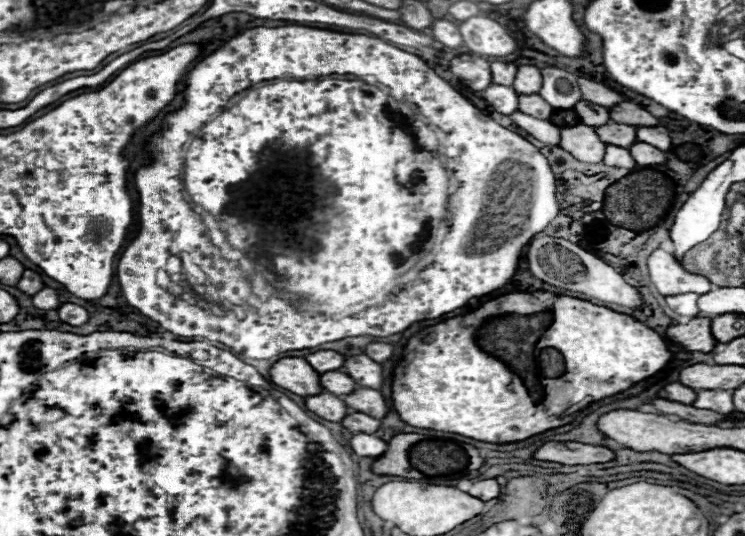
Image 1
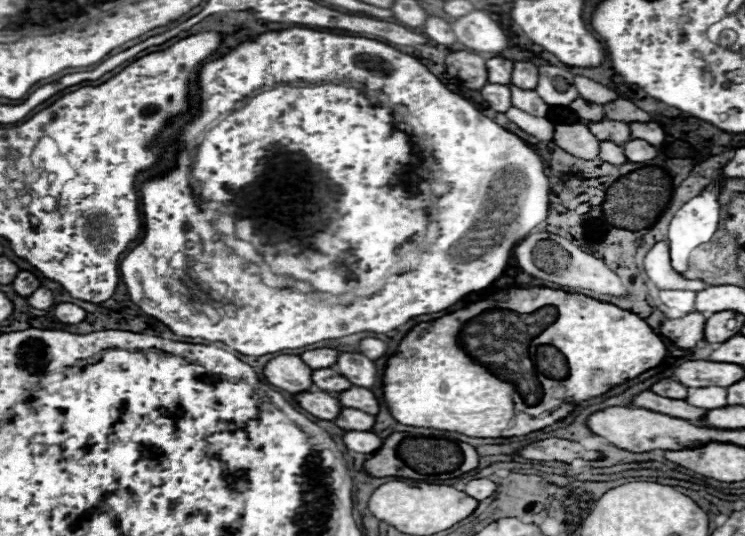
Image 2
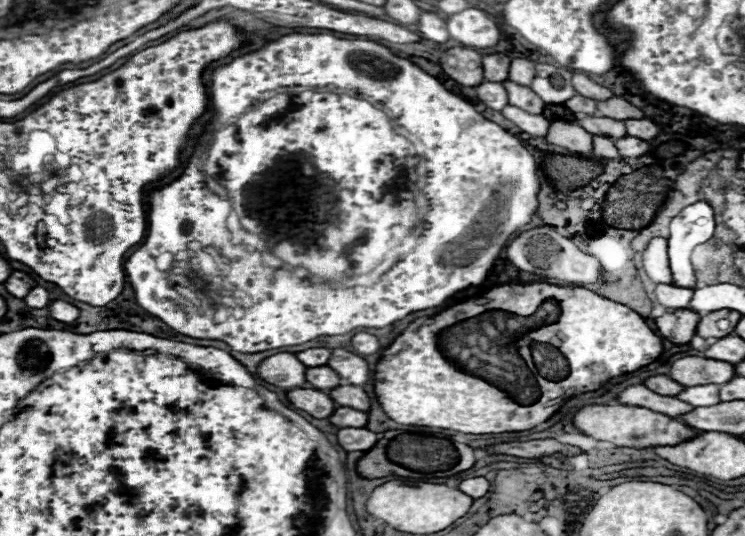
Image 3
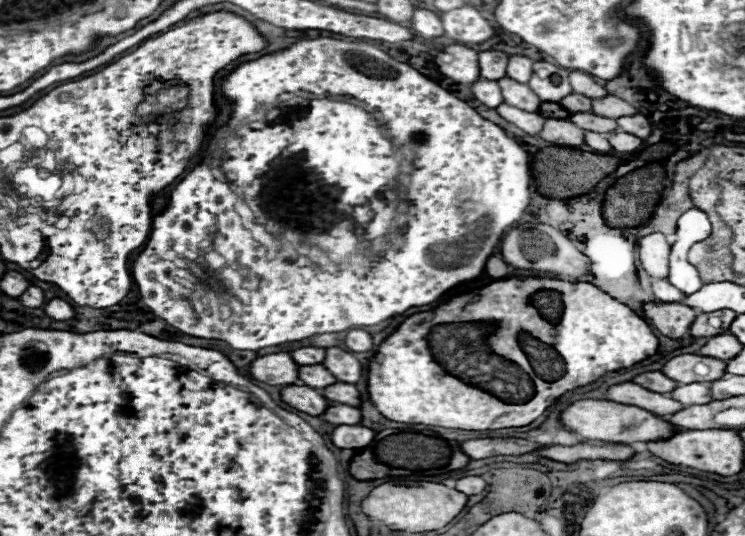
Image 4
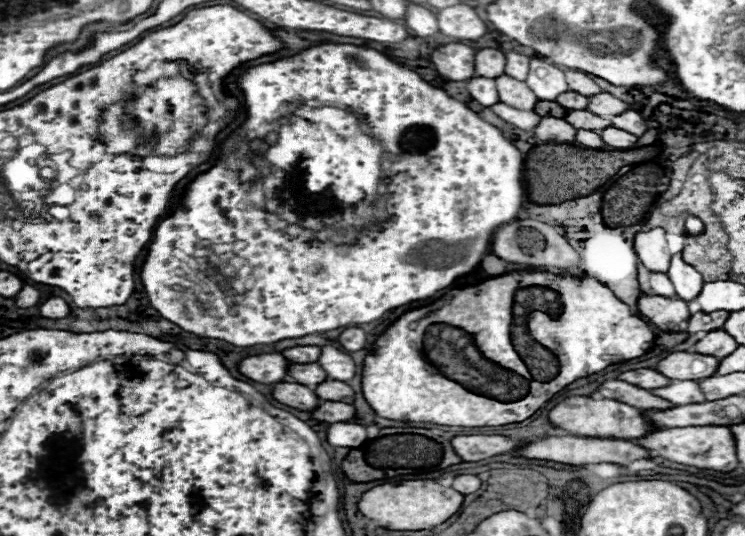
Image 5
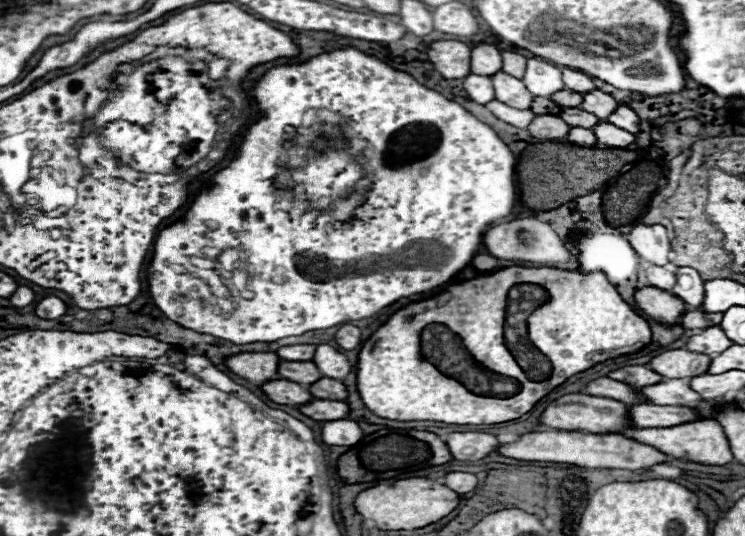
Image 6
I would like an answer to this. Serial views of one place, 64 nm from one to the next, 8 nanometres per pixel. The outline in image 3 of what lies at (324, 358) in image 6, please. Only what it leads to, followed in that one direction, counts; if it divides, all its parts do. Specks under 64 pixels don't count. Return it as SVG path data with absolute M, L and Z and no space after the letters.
M336 348L332 350L332 358L328 360L328 366L348 384L354 386L364 386L370 378L370 368L368 362L360 354L352 354L348 350Z

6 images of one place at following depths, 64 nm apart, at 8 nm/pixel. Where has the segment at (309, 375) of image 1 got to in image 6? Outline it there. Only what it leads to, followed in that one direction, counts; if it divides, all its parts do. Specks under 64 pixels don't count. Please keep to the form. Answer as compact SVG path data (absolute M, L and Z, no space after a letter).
M244 352L244 354L228 358L226 364L234 374L238 374L254 384L264 384L268 380L280 378L278 362L280 362L280 356L274 352L260 352L260 354Z

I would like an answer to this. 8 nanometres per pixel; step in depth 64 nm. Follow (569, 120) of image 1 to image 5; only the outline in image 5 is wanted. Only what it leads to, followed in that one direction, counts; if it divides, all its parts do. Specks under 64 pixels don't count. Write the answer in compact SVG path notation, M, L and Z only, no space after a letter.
M538 100L534 112L540 114L540 116L556 116L556 118L564 118L568 114L560 104L548 102L548 100Z

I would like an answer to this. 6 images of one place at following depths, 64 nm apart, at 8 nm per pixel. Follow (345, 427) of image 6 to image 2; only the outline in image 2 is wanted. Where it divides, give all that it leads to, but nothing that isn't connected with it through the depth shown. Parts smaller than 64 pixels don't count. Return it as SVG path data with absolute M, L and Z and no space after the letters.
M346 432L344 444L352 452L360 454L372 454L382 446L382 438L378 438L374 432Z

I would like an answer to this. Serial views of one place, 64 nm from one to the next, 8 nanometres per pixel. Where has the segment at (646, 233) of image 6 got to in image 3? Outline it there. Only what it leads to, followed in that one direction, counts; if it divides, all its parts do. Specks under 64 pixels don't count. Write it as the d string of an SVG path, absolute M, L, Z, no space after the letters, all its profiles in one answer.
M652 238L648 248L642 254L642 264L646 274L656 284L672 284L672 272L668 264L668 240L666 238Z

